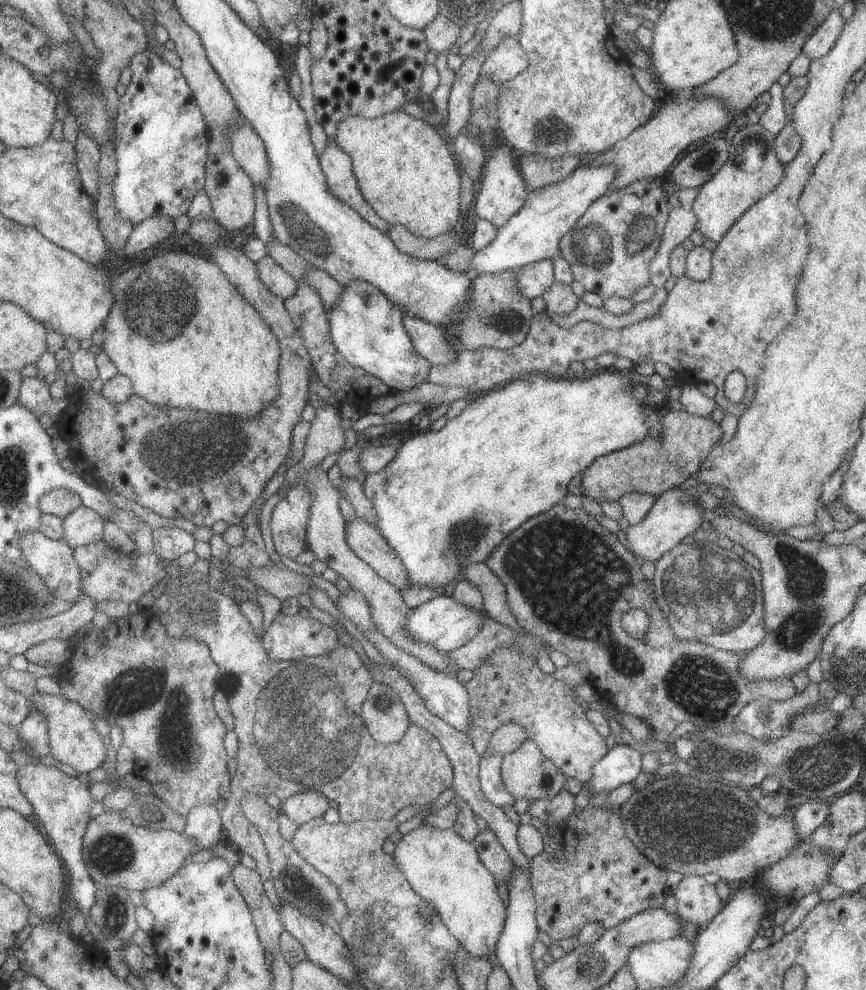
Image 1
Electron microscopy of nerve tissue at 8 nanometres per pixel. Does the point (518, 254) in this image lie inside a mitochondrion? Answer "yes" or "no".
no

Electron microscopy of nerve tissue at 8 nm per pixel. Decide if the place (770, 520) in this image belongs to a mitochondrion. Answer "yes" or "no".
no

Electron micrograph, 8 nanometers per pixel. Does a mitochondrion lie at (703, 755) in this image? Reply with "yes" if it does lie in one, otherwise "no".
yes

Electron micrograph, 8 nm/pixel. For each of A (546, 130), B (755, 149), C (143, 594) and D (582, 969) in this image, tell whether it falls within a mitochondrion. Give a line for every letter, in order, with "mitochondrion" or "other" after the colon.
A: mitochondrion
B: mitochondrion
C: other
D: other

